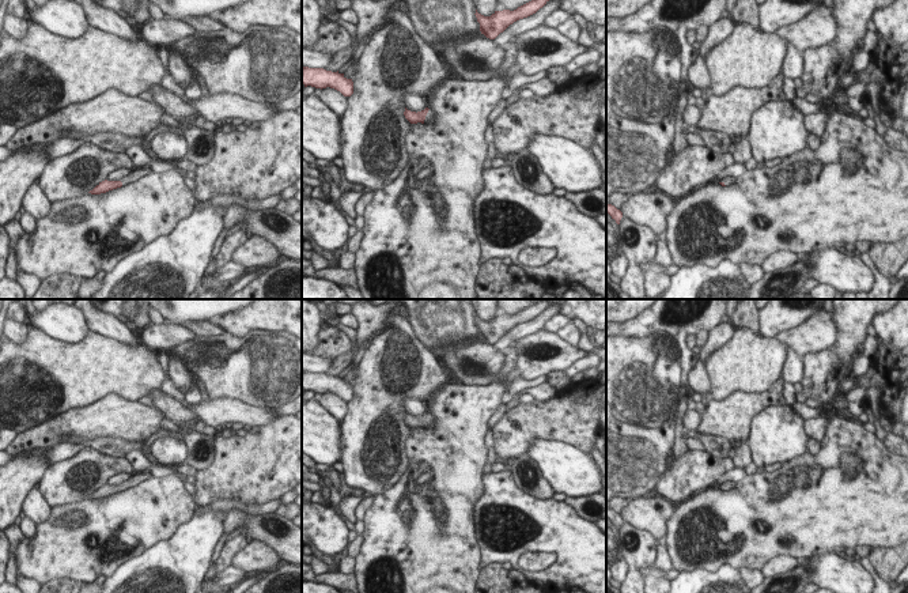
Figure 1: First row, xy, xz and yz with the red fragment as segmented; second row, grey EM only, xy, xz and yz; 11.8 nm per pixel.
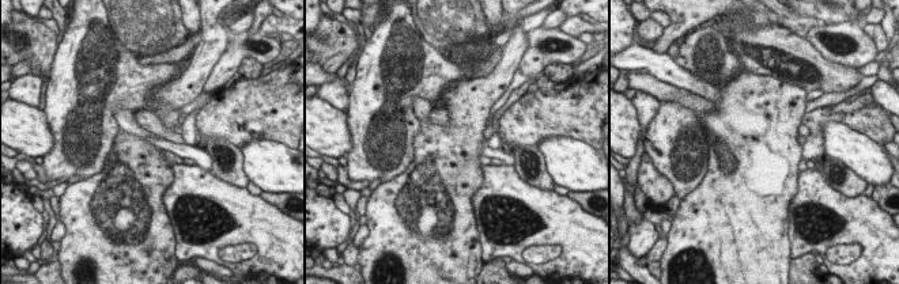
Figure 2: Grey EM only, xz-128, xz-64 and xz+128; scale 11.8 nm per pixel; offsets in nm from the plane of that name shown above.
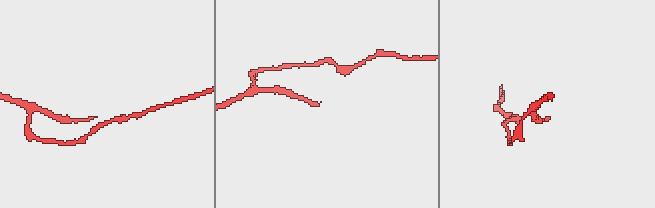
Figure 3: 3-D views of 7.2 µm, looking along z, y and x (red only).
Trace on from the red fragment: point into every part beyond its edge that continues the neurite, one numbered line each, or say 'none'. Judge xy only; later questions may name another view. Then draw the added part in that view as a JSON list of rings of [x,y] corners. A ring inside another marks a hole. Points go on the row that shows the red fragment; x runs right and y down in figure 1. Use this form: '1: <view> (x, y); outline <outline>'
1: xy (136, 173); outline [[[144,166],[144,167],[135,167],[130,170],[129,174],[126,174],[125,177],[122,177],[120,181],[122,182],[122,186],[132,184],[135,181],[137,181],[139,178],[147,175],[151,173],[151,167],[150,166]]]

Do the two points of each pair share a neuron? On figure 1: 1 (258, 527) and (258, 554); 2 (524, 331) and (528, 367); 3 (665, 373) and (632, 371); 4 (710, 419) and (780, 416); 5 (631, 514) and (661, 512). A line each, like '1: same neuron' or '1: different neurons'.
1: different neurons
2: different neurons
3: same neuron
4: different neurons
5: same neuron

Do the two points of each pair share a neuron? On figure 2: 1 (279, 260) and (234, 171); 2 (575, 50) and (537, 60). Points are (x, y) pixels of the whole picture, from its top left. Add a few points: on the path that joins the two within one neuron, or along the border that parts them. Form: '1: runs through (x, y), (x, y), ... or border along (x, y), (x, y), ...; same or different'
1: border along (212, 174), (245, 189); different
2: runs through (566, 52), (547, 53); same

